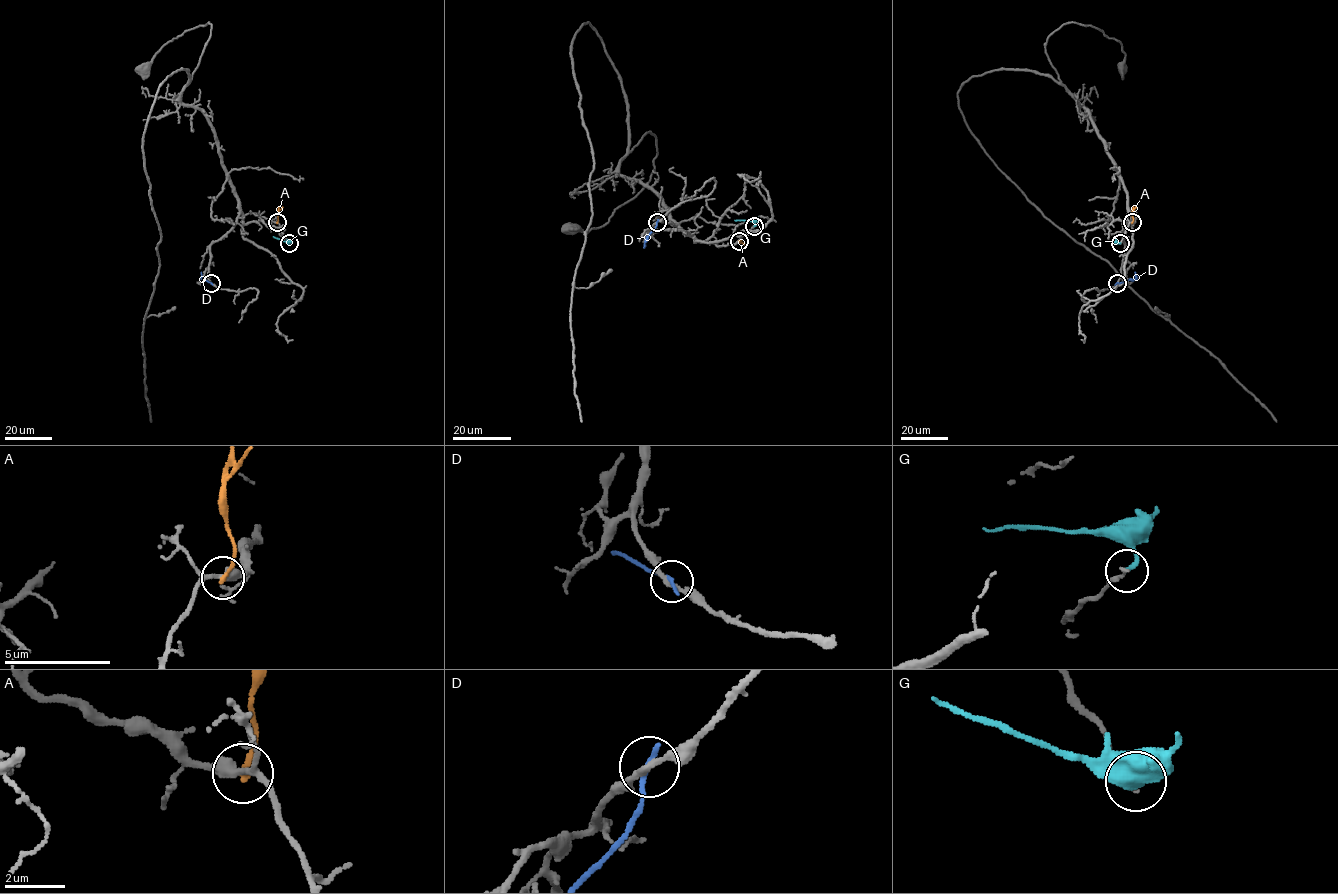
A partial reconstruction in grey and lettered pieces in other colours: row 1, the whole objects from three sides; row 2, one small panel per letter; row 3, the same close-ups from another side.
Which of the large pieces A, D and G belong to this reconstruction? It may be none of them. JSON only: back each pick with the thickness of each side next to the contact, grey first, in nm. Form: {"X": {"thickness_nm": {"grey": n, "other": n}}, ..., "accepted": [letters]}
{"accepted": []}

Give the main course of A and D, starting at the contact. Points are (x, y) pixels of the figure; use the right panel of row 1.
A: (1132, 222), (1136, 206)
D: (1116, 283), (1133, 280), (1135, 272)

